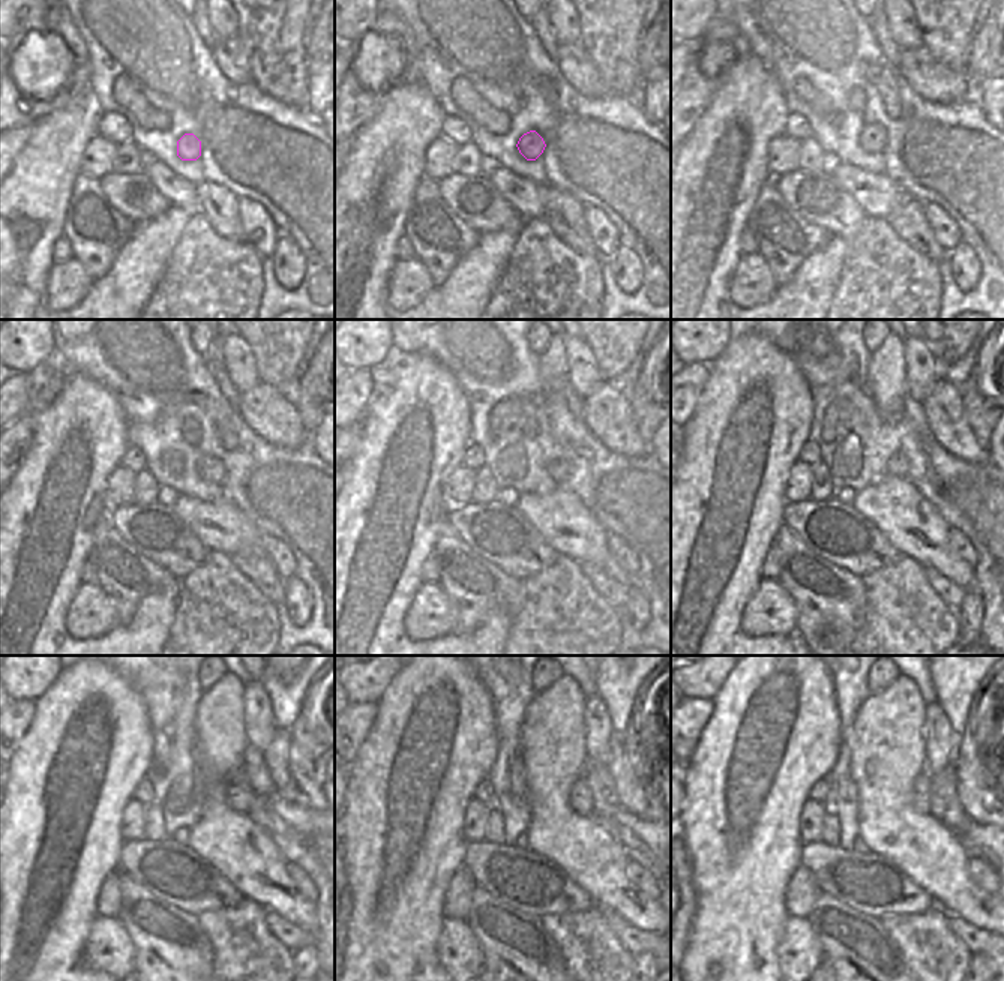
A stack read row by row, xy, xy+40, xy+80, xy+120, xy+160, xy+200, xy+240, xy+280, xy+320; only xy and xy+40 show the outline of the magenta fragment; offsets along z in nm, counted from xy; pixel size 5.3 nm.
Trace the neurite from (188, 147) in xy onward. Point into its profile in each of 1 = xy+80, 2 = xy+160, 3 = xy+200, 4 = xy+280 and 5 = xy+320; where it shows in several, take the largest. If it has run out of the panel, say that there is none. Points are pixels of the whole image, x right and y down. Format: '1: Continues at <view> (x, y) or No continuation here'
1: Continues at xy+80 (872, 138)
2: Continues at xy+160 (557, 470)
3: Continues at xy+200 (896, 465)
4: Continues at xy+280 (581, 801)
5: Continues at xy+320 (922, 786).

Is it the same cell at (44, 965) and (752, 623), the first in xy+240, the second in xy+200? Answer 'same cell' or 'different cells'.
different cells

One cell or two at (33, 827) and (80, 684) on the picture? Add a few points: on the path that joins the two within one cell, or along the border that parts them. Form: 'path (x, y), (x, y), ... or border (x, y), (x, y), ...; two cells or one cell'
path (39, 791), (50, 753), (56, 746), (65, 720); one cell

